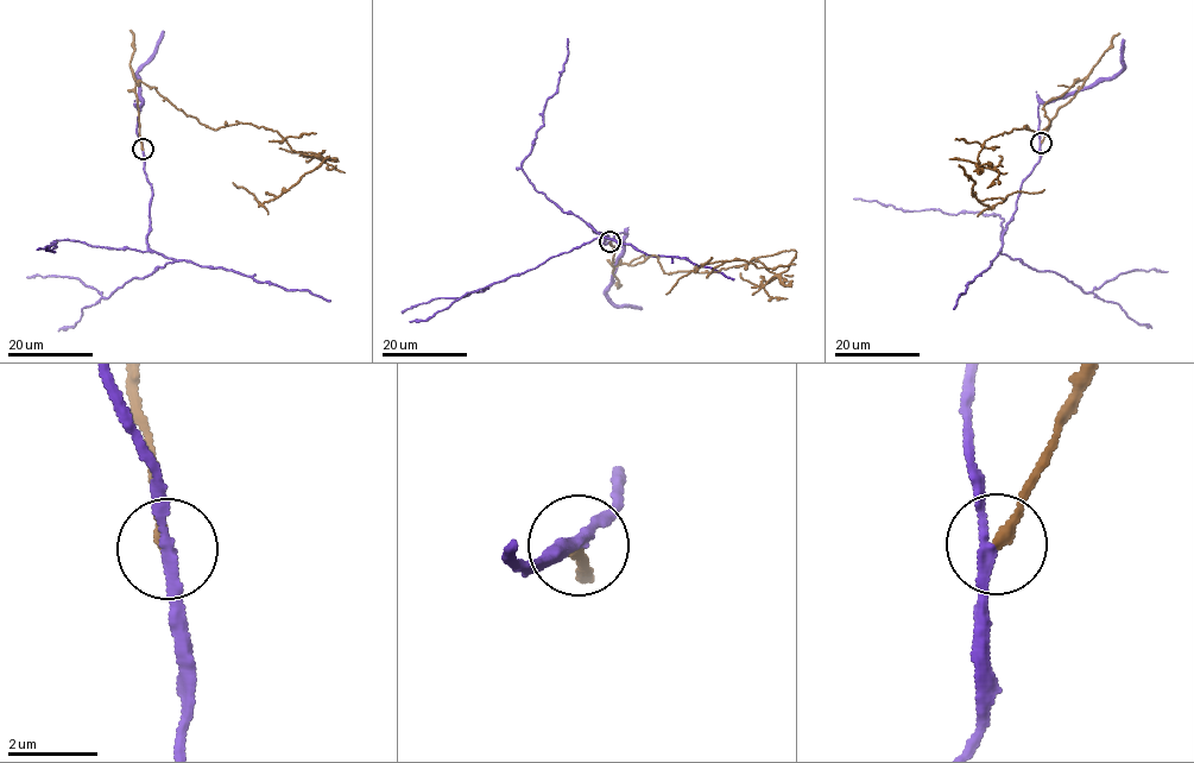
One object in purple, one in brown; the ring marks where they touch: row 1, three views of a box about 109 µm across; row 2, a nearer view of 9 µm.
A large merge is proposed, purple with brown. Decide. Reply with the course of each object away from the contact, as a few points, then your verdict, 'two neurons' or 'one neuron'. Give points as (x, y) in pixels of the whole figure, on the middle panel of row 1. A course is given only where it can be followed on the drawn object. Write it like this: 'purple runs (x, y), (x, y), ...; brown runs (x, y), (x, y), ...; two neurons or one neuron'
purple runs (610, 243), (604, 244), (608, 235), (595, 233), (588, 225), (604, 238), (482, 291), (435, 298), (402, 313); brown runs (610, 243), (614, 268), (654, 254), (664, 273), (755, 259), (781, 273), (791, 263), (708, 263), (665, 294); two neurons

